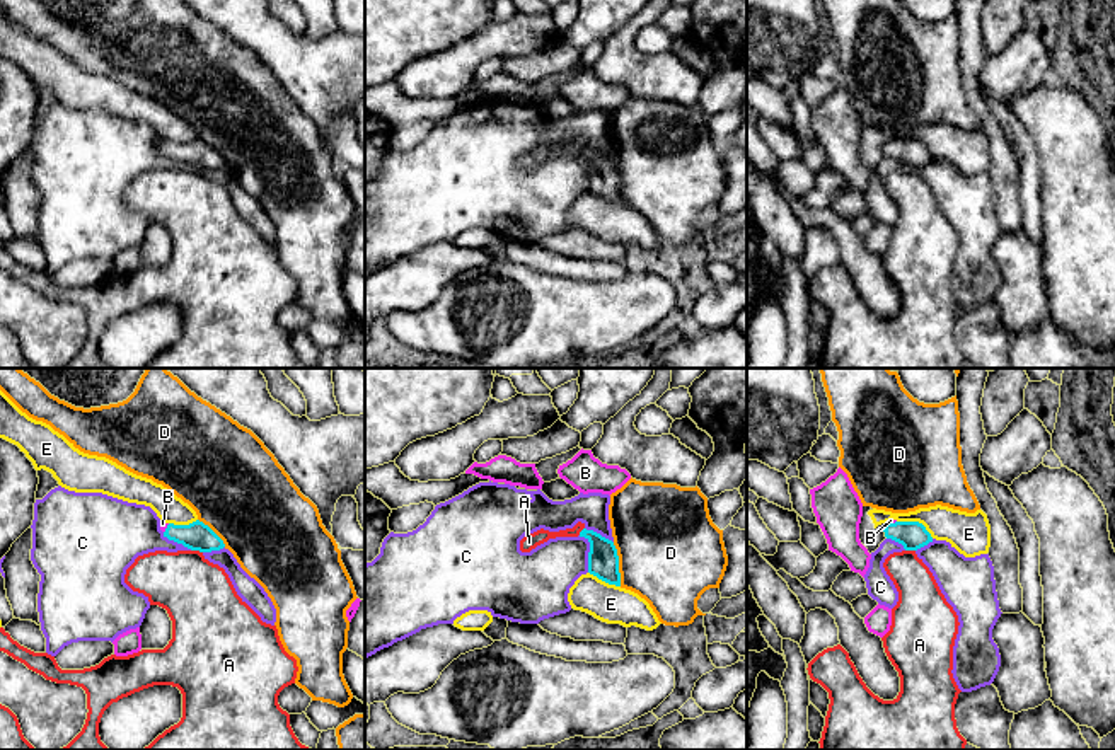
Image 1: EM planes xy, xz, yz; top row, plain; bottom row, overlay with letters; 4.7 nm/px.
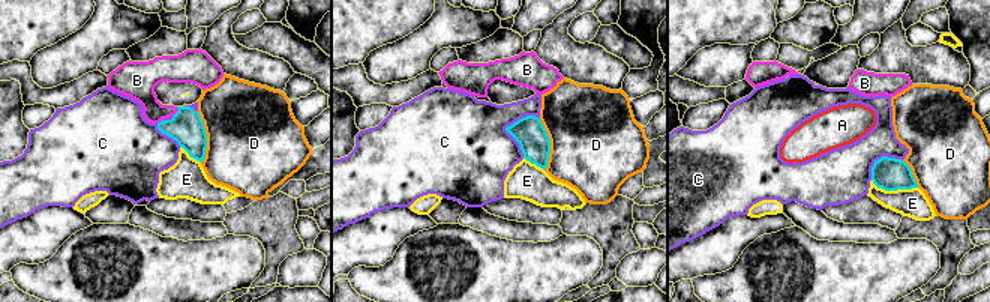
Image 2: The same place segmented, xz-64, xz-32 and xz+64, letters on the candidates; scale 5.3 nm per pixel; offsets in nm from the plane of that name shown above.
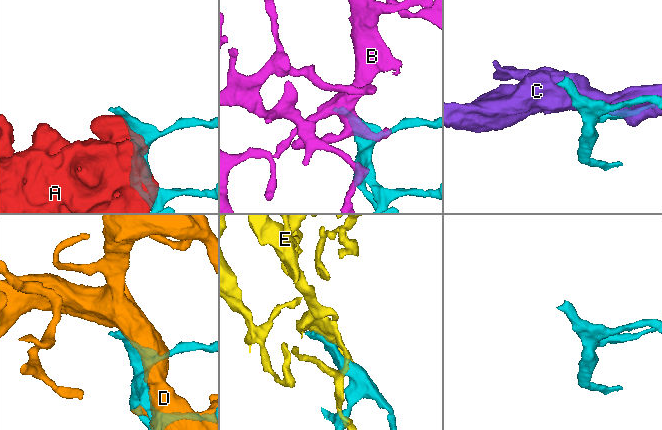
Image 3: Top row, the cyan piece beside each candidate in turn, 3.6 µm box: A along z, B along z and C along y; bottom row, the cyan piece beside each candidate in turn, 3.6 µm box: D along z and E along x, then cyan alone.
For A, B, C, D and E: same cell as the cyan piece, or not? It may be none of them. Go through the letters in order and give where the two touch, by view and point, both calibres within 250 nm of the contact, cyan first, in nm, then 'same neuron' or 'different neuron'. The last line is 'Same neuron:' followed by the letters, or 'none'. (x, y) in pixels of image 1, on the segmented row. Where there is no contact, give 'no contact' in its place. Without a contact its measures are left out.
A: xy (196, 549) | 140/340 nm | different neuron
B: xy (166, 529) | 140/30 nm | same neuron
C: xz (589, 553) | 140/280 nm | different neuron
D: xz (618, 565) | 140/480 nm | different neuron
E: yz (916, 522) | 140/190 nm | different neuron
Same neuron: B

